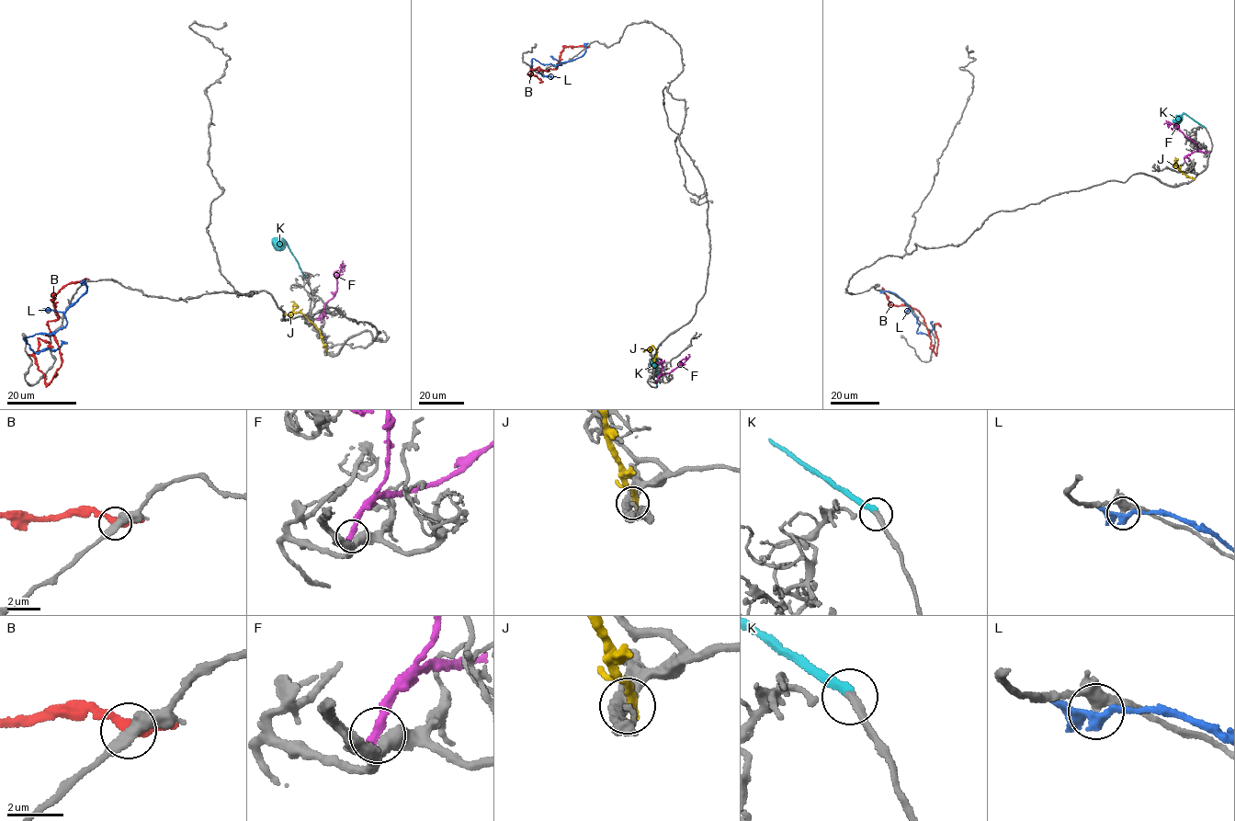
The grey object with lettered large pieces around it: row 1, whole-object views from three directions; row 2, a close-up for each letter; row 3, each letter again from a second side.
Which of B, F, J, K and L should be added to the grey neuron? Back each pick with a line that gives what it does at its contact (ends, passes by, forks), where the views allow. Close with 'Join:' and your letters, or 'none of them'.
K: It ends there
Join: K

